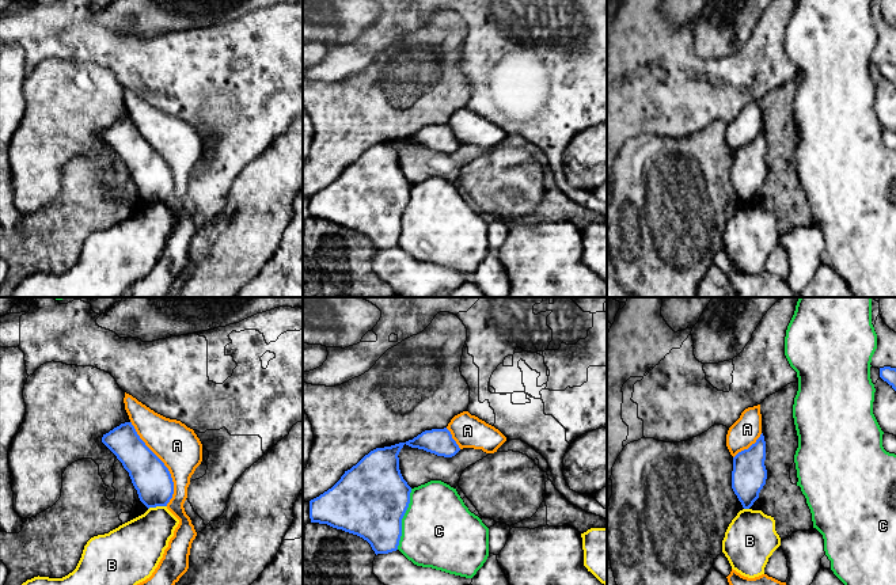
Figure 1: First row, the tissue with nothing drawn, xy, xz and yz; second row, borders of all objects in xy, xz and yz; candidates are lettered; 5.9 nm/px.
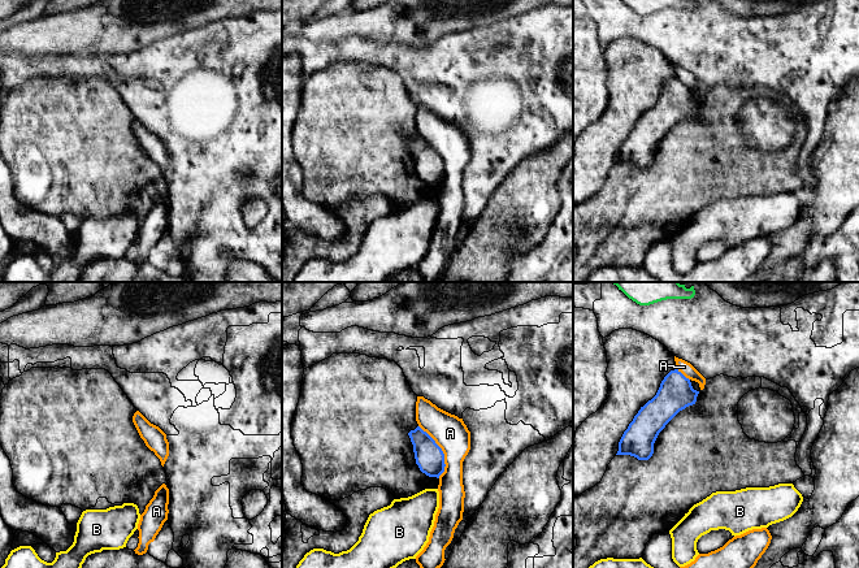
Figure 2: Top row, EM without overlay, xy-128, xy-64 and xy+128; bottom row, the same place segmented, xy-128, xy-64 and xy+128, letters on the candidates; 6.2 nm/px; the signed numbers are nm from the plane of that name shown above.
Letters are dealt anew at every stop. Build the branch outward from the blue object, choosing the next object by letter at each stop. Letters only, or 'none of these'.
none of these

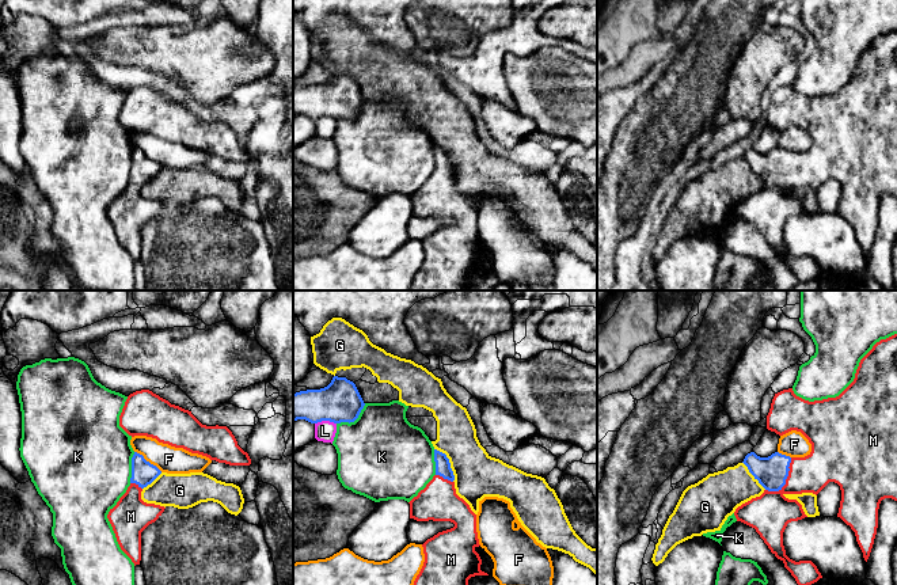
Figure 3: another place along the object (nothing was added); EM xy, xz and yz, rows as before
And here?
M

